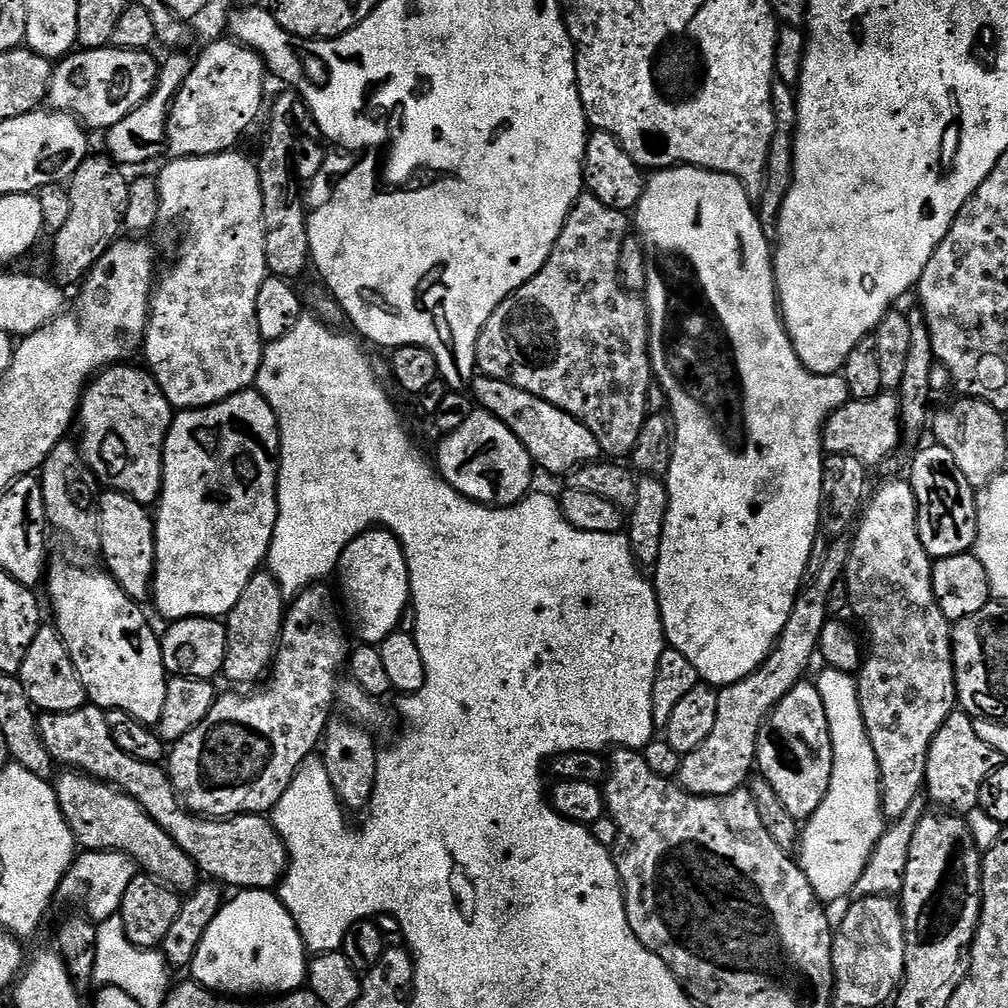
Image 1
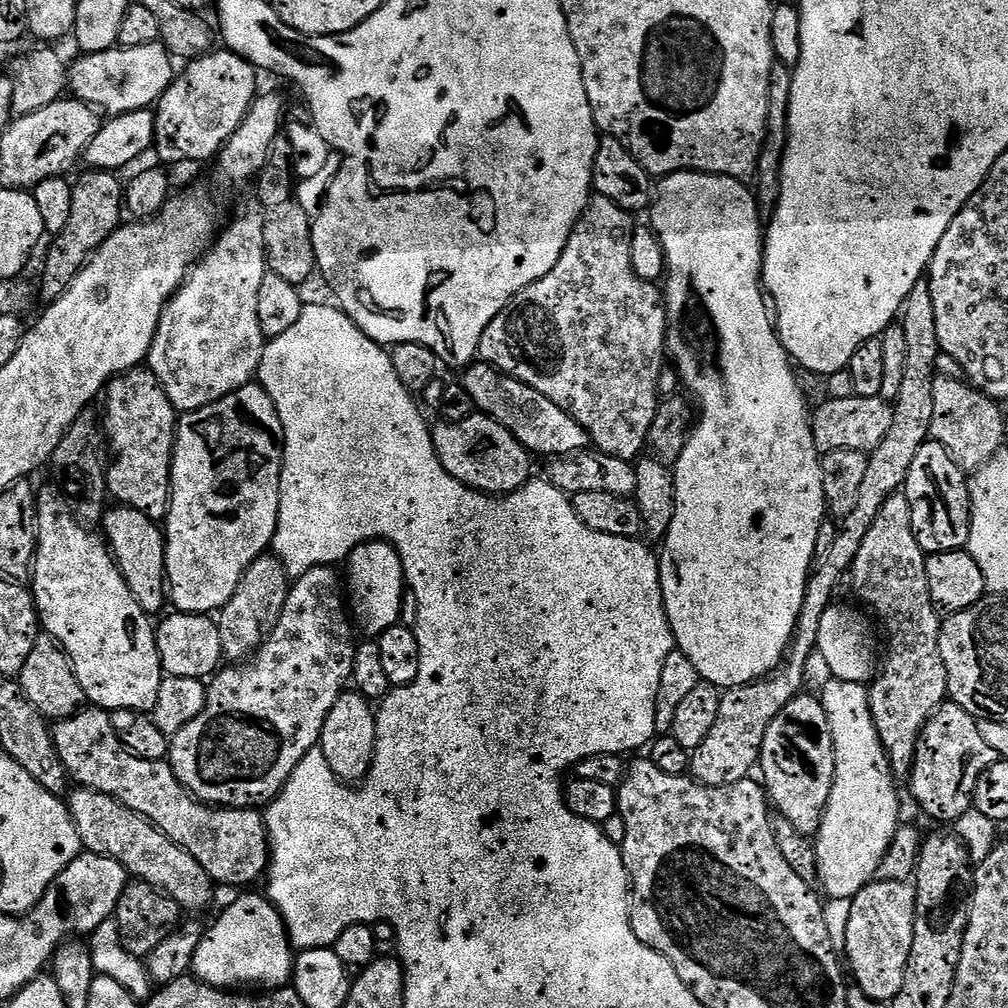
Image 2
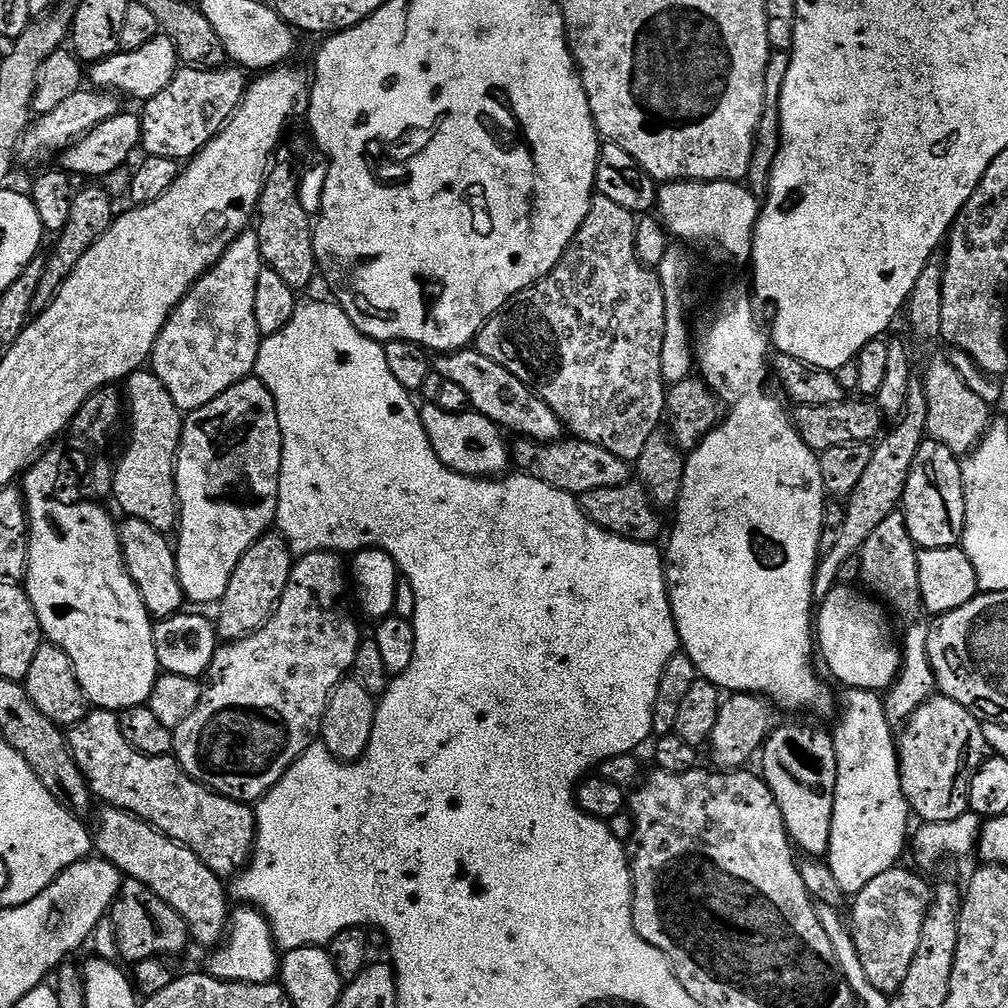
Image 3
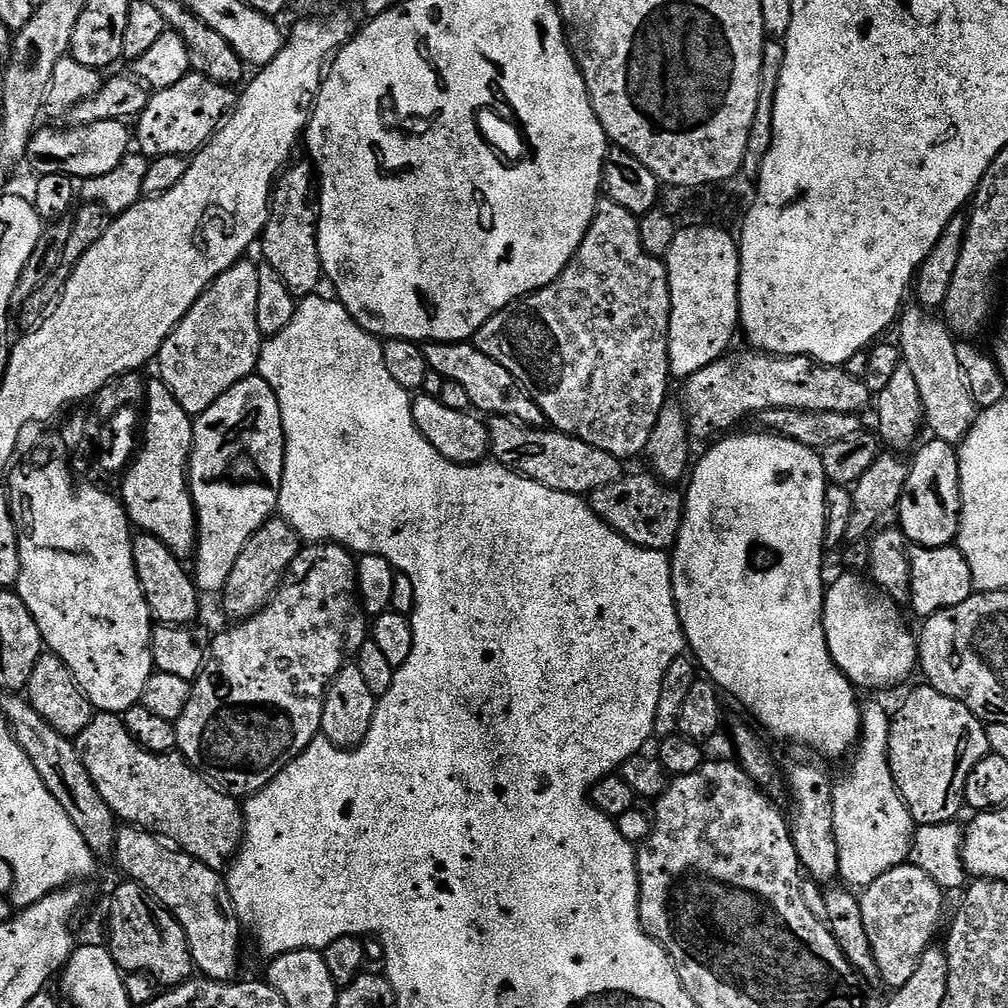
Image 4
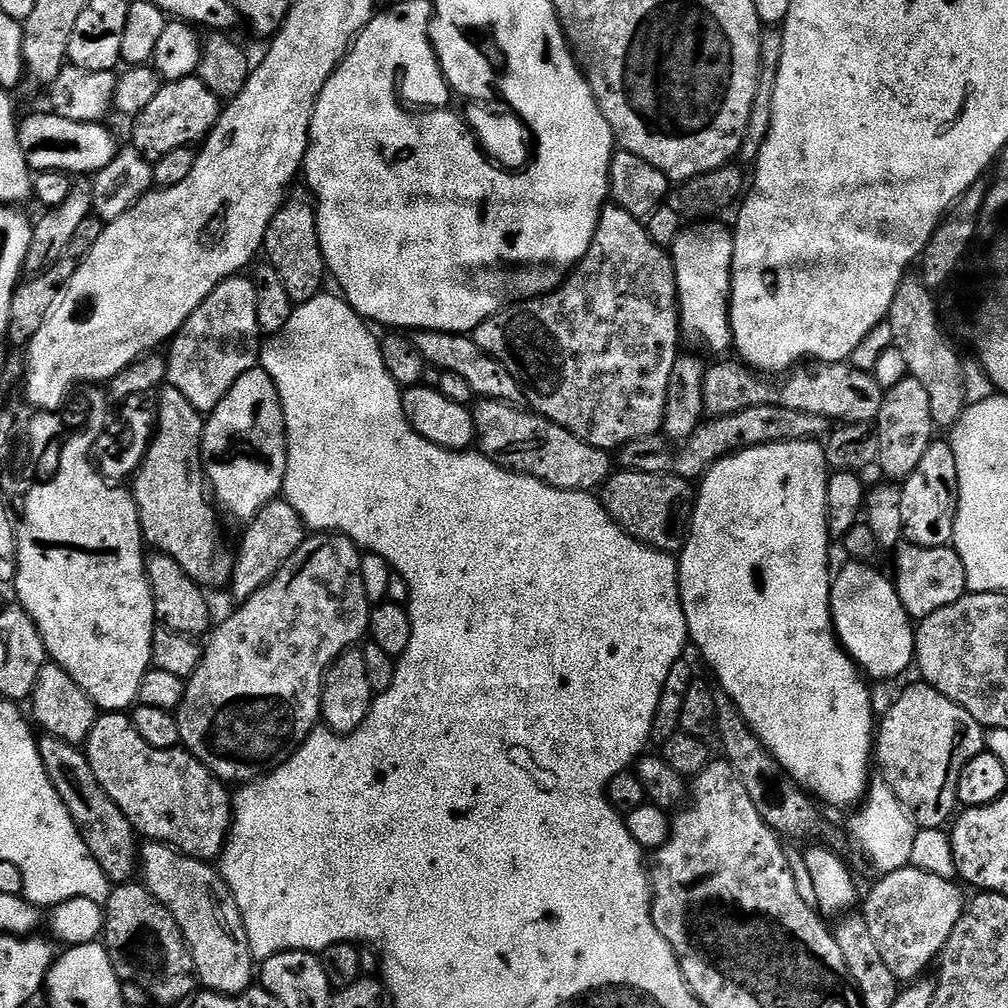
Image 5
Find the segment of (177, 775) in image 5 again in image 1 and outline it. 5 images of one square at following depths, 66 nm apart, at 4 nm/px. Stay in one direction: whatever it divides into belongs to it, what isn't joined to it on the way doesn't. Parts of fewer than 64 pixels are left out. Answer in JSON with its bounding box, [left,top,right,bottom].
[38,702,288,890]

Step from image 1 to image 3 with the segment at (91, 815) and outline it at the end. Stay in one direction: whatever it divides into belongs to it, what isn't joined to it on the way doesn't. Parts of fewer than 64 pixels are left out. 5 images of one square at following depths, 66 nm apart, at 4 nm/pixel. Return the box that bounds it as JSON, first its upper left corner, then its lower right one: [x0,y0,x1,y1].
[94,806,230,950]

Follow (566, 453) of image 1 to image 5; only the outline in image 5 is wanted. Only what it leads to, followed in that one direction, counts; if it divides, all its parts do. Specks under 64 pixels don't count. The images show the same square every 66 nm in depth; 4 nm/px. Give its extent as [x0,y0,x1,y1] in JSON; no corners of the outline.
[414,332,522,405]

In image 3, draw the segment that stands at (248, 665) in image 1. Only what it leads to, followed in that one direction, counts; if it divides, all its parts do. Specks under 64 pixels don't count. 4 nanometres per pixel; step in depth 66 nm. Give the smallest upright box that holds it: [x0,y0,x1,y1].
[215,534,294,641]

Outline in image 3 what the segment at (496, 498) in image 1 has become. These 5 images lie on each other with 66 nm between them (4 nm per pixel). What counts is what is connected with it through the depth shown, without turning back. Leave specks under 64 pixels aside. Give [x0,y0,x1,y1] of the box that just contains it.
[419,402,510,478]

